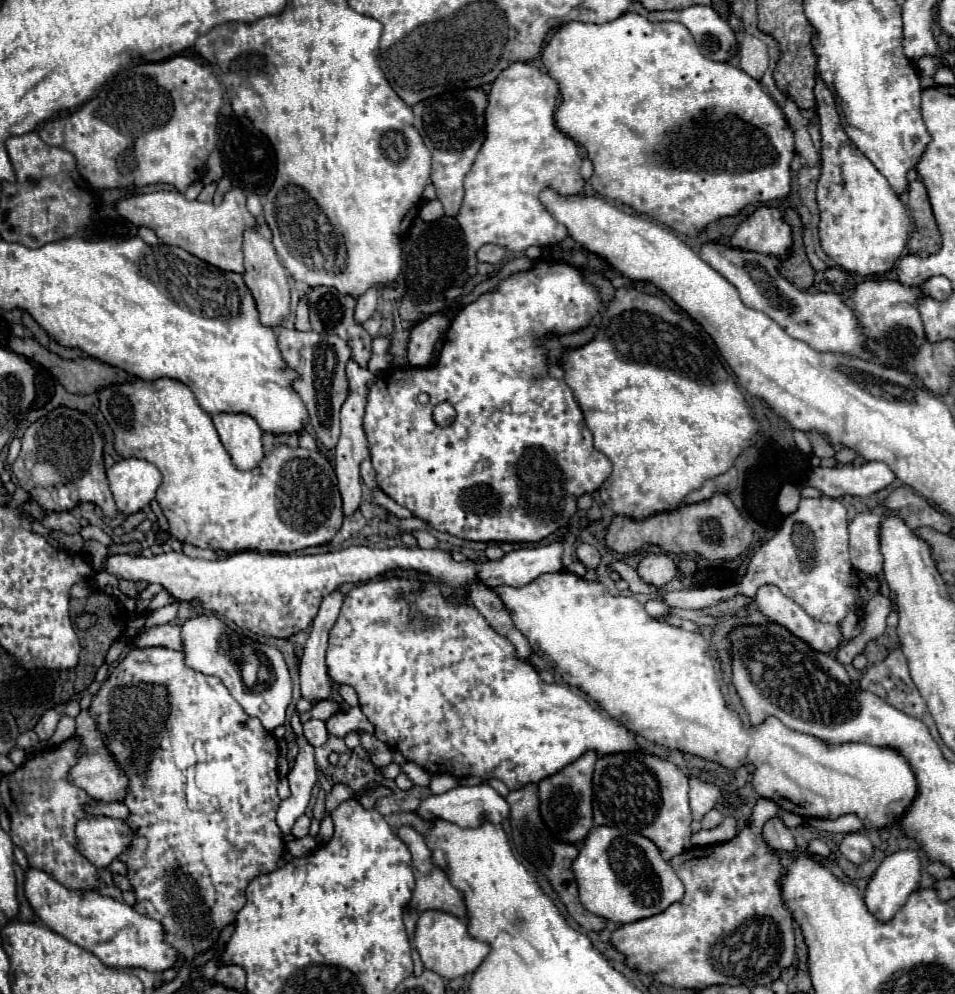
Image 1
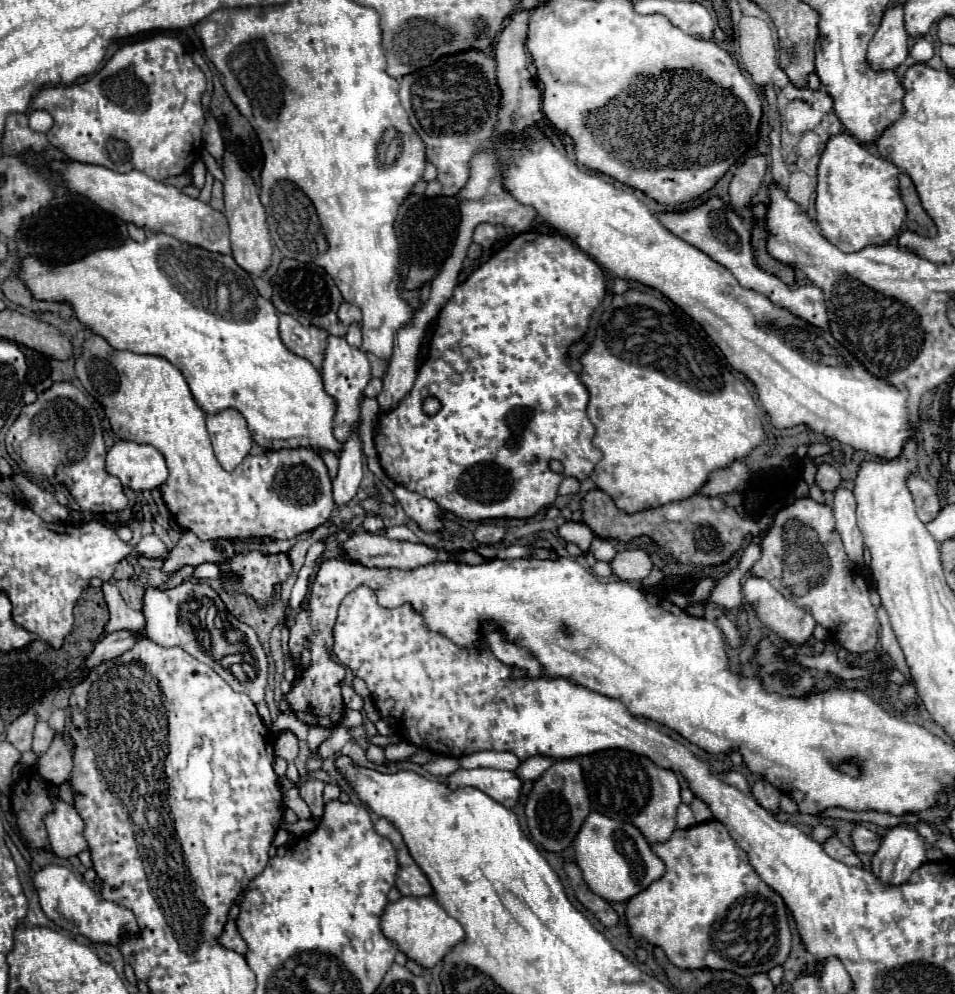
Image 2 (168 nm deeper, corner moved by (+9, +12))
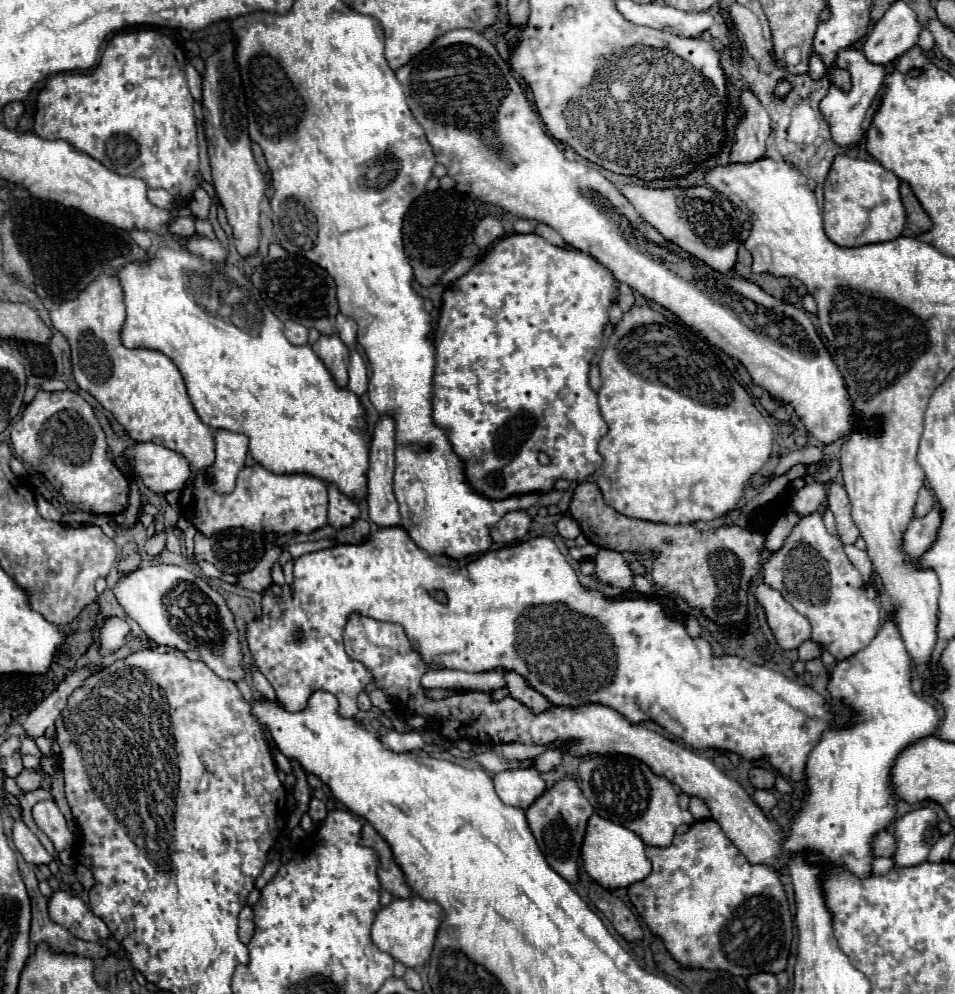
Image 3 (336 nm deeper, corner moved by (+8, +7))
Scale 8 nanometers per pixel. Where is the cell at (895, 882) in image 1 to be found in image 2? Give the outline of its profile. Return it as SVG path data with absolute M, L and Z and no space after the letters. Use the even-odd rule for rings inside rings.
M894 827L890 829L880 849L872 855L872 873L884 885L902 885L908 881L914 869L926 861L926 849L922 837L916 831Z

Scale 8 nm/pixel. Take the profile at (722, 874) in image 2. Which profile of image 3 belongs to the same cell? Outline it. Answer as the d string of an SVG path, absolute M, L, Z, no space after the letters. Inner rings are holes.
M713 818L697 820L685 834L675 834L671 846L647 846L645 852L653 864L651 874L641 882L631 884L627 894L647 926L663 940L665 948L681 966L725 970L745 978L757 972L777 974L785 970L793 922L785 888L775 868L765 864L749 864Z

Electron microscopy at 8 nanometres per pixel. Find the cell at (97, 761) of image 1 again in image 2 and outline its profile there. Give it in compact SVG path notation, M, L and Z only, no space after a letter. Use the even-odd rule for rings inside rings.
M60 733L54 737L50 749L38 759L36 767L46 781L54 785L62 785L72 777L72 767L74 767L72 757L74 757L74 751L64 741L64 733Z

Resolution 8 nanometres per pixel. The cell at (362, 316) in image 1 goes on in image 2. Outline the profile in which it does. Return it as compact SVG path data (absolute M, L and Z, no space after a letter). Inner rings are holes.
M342 303L340 309L338 309L338 317L342 319L342 323L350 325L352 321L360 321L362 319L362 311L352 303Z

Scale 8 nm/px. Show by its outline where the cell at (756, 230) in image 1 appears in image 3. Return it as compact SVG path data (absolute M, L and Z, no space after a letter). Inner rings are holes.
M741 90L743 116L735 126L735 142L731 146L731 162L751 162L765 156L765 140L771 132L769 114L757 96L749 90Z

